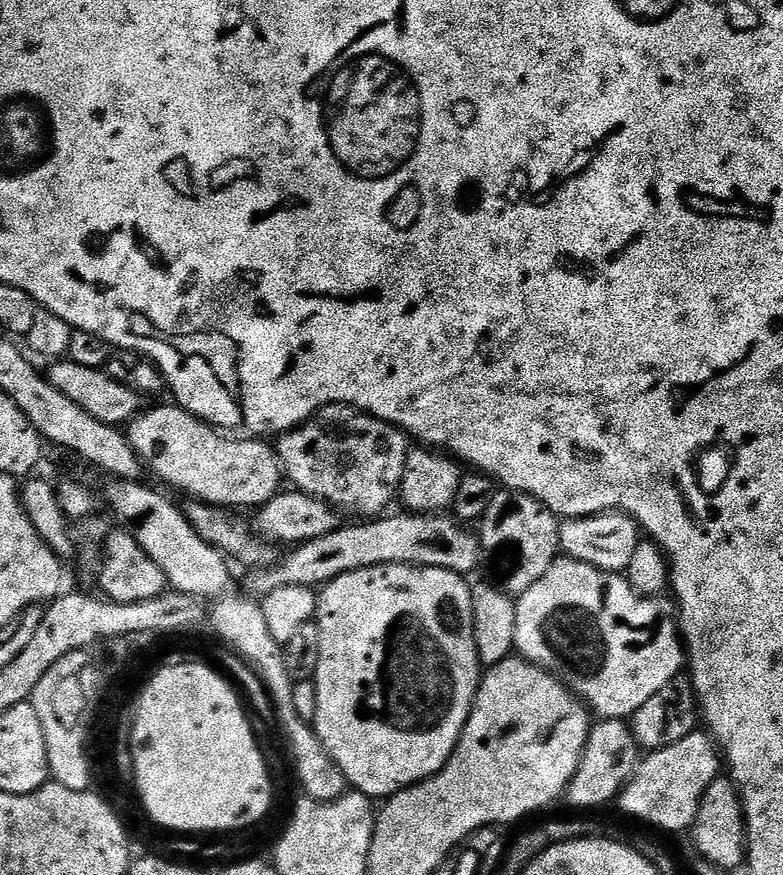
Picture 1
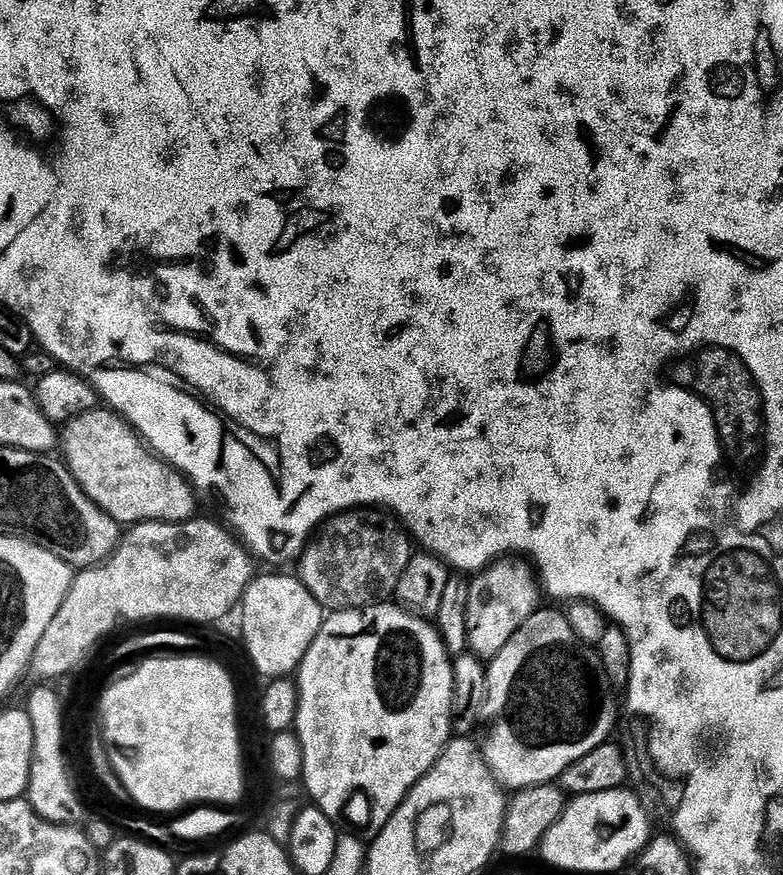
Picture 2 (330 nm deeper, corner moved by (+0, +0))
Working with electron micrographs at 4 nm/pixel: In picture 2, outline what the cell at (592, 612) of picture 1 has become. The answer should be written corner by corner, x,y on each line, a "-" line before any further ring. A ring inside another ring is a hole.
538,610
534,613
518,630
518,634
514,634
514,638
510,638
510,642
506,642
506,646
502,646
502,650
487,665
488,697
484,703
483,715
485,717
492,716
492,721
488,724
488,733
485,734
484,740
482,739
482,751
484,760
490,766
492,773
496,775
501,785
508,790
536,788
540,784
550,784
559,781
560,776
566,770
566,766
578,762
578,758
586,758
586,754
590,754
590,750
609,743
611,736
608,735
616,728
616,696
614,694
616,692
613,685
606,682
603,659
599,651
595,647
583,644
578,638
578,634
574,632
574,626
570,624
567,615
563,611
544,611

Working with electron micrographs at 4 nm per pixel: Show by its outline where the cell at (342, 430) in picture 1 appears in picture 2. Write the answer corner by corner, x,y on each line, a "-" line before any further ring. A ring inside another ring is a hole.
387,511
341,512
327,521
319,535
304,549
298,560
298,575
325,609
359,608
391,601
396,583
409,568
413,555
414,542
408,529
-
367,576
368,581
356,589
356,580
364,580

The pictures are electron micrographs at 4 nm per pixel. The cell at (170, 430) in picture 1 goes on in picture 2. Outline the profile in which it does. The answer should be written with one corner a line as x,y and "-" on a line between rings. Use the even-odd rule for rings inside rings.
104,406
76,416
62,428
63,459
84,493
121,526
145,522
183,522
197,515
197,493
171,464
146,447
123,416

